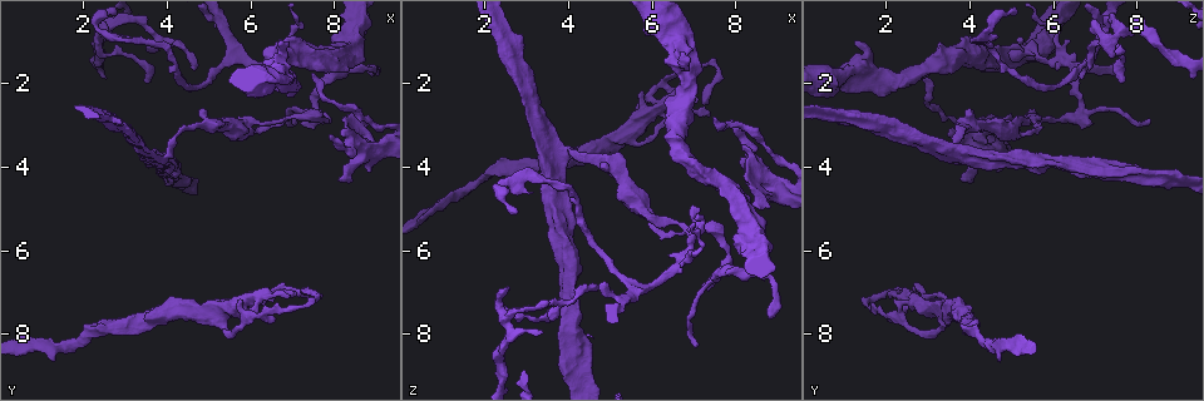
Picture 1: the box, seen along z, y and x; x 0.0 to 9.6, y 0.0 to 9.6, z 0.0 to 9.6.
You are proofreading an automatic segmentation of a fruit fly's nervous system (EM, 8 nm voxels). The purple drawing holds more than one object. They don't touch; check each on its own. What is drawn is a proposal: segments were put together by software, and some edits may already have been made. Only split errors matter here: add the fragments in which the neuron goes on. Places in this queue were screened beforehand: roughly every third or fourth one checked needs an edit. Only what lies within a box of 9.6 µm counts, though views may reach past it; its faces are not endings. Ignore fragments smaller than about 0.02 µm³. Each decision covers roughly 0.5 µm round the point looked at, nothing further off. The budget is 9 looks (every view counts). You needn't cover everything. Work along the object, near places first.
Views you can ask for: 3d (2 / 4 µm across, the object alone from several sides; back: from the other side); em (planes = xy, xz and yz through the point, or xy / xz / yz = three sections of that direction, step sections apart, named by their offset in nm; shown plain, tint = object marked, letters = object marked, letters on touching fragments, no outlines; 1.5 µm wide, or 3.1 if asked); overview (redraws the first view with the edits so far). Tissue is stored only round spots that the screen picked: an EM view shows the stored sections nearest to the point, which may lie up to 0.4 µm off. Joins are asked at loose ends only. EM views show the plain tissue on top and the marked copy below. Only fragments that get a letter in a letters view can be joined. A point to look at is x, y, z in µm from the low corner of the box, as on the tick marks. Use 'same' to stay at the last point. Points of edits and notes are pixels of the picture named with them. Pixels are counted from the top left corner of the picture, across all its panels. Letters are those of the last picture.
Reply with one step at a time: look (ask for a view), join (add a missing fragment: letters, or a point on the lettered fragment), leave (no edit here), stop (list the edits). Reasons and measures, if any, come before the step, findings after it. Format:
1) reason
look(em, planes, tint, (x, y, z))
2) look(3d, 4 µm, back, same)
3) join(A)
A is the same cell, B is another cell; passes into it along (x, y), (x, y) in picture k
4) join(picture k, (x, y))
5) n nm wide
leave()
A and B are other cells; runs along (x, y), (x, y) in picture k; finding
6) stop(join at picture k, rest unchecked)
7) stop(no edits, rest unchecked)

branch stops here
look(em, planes, letters, (7.05, 2.85, 8.30))

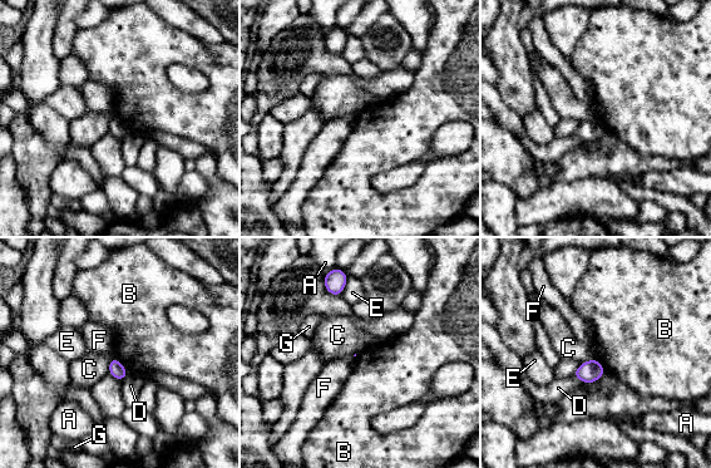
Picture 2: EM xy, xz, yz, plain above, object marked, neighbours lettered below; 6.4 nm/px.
E touches over 140 nm
leave()
A, B, C, D, E, F and G are other cells; border along (114, 358), (128, 373) in picture 2; none of them fits

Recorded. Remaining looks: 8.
an open end
look(3d, 4 µm, (8.10, 4.35, 3.75))

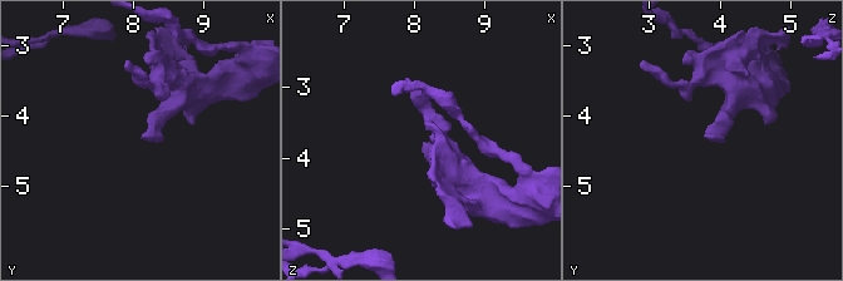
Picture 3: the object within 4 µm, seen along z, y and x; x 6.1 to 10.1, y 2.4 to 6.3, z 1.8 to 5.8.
need the tissue
look(em, yz, step 8, letters, (8.10, 4.30, 3.75))

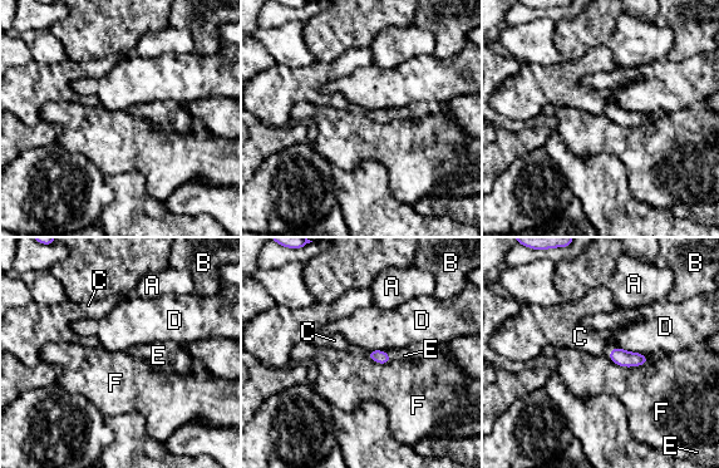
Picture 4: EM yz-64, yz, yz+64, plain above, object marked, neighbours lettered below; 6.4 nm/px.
join(E)
E is the same cell, A, B, C, D and F are other cells; passes into it along (380, 356), (387, 354), (404, 355) in picture 4; the neuron continues

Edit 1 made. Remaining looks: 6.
redraw
look(overview)

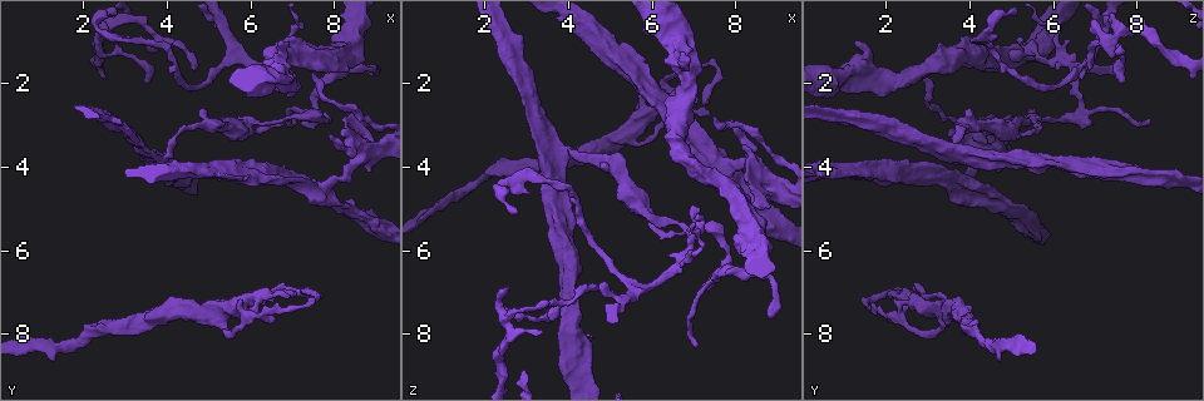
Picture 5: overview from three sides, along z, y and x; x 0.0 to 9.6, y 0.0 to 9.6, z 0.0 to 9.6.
long arm stops here
look(em, yz, step 8, tint, (8.80, 1.75, 7.60))

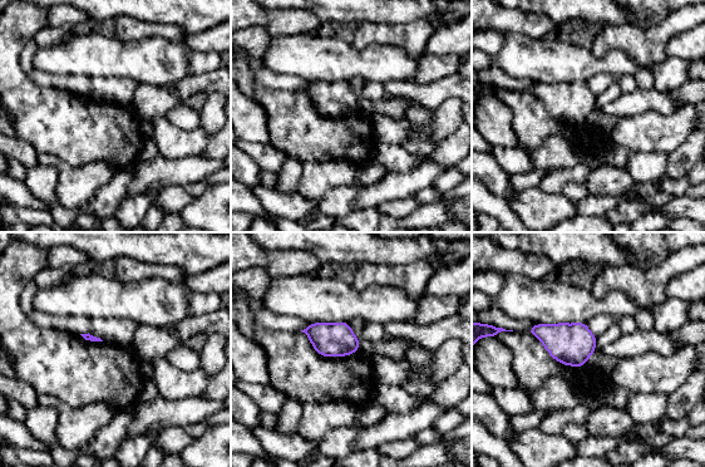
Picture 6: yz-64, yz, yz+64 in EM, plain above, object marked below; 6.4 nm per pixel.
look(em, planes, tint, same)

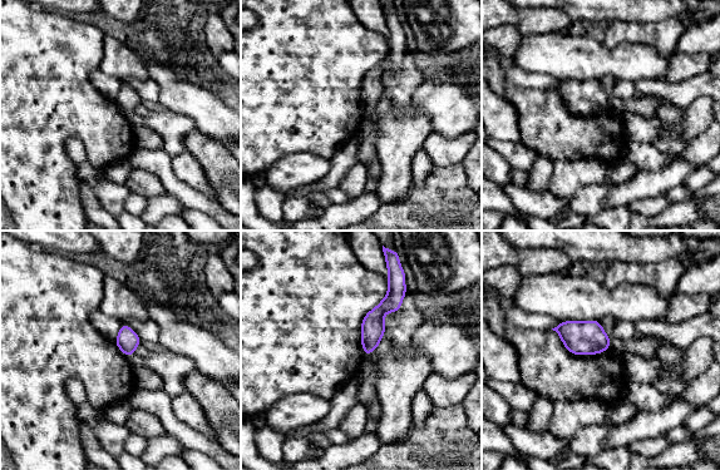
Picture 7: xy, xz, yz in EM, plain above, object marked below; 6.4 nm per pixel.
look(em, planes, letters, same)

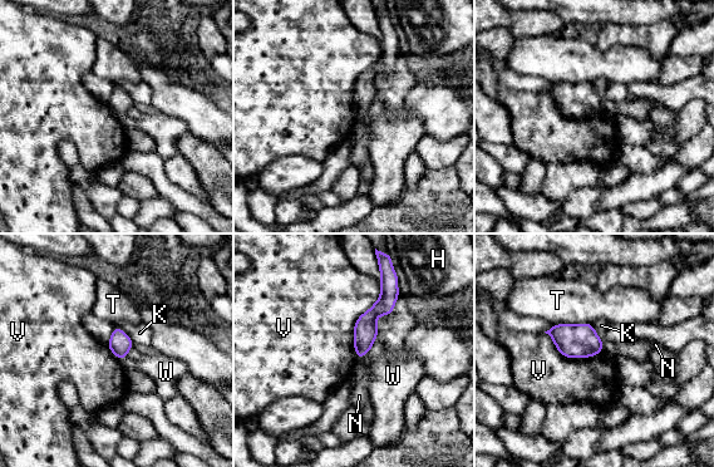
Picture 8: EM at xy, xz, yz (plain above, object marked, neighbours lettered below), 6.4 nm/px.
140 nm wide
leave()
H, K, N, T, V and W are other cells; border along (380, 283), (354, 327), (358, 360) in picture 8; no lettered fragment goes on from it

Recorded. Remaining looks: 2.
stop(join at picture 4, rest unchecked)

